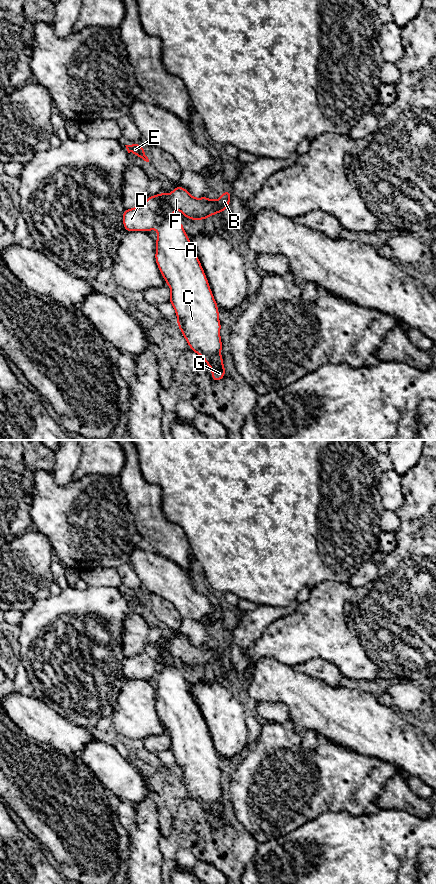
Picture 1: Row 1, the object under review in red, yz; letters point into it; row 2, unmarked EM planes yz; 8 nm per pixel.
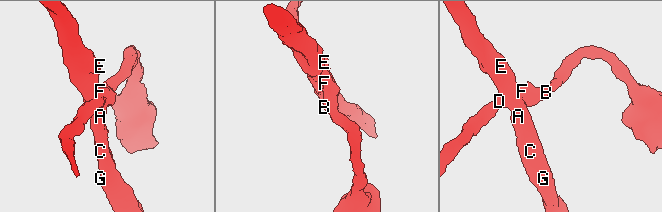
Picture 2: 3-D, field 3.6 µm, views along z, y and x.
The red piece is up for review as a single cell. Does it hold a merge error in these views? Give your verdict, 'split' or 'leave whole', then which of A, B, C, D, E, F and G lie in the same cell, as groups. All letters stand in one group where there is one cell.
split | A C E G / B D F

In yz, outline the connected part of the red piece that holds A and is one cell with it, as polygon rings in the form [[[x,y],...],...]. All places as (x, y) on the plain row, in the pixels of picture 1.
[[[166,658],[156,673],[158,685],[156,688],[155,708],[164,725],[166,732],[171,737],[169,750],[173,753],[178,768],[179,777],[190,794],[190,798],[199,802],[211,816],[212,829],[222,828],[226,819],[221,805],[222,789],[220,786],[221,772],[219,769],[218,754],[211,740],[208,728],[195,702],[190,687],[187,685],[182,671],[177,668],[172,659]]]

